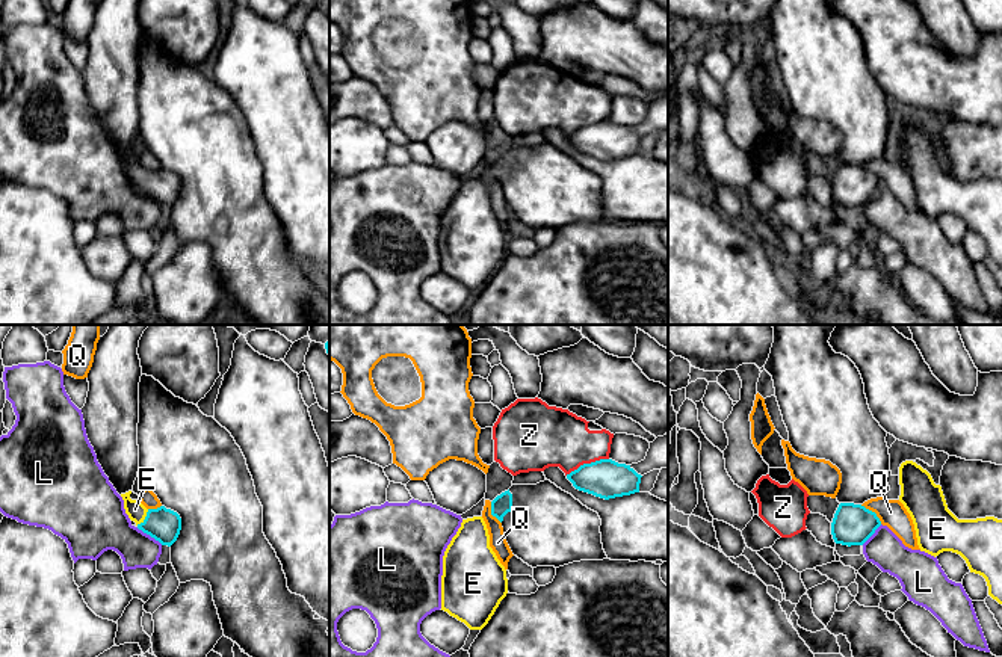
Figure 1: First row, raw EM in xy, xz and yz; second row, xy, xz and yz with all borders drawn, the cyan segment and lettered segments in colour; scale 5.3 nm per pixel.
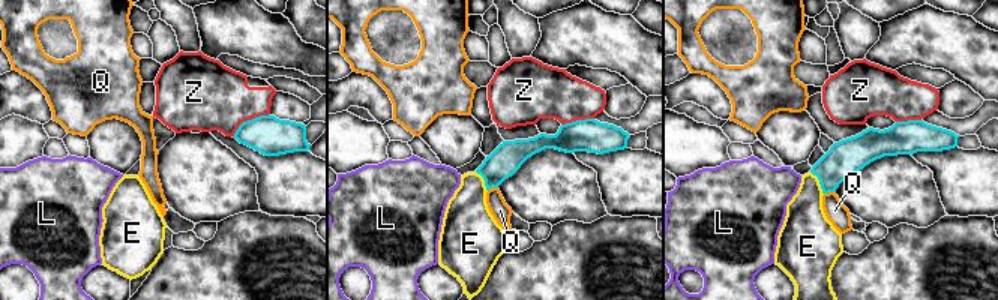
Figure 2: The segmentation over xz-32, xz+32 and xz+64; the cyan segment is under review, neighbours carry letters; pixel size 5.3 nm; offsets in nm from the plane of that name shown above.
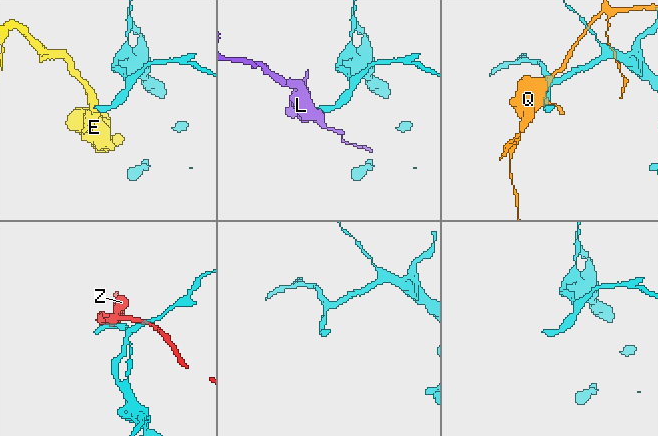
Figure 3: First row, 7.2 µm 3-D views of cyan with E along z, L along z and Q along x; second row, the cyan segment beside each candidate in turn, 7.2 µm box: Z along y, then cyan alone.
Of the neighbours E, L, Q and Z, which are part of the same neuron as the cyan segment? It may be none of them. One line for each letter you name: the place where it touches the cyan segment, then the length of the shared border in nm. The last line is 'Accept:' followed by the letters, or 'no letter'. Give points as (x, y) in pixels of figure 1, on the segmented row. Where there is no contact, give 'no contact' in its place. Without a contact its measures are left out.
E: contact xy (145, 518); length 110 nm
Accept: E

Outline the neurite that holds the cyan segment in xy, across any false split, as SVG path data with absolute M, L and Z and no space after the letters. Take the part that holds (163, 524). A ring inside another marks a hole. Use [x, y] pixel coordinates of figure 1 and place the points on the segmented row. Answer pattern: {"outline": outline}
{"outline": "M131 491L121 494L128 518L136 523L139 530L150 535L162 545L171 547L181 530L180 515L165 506L147 509L141 500L131 500L130 494Z"}

